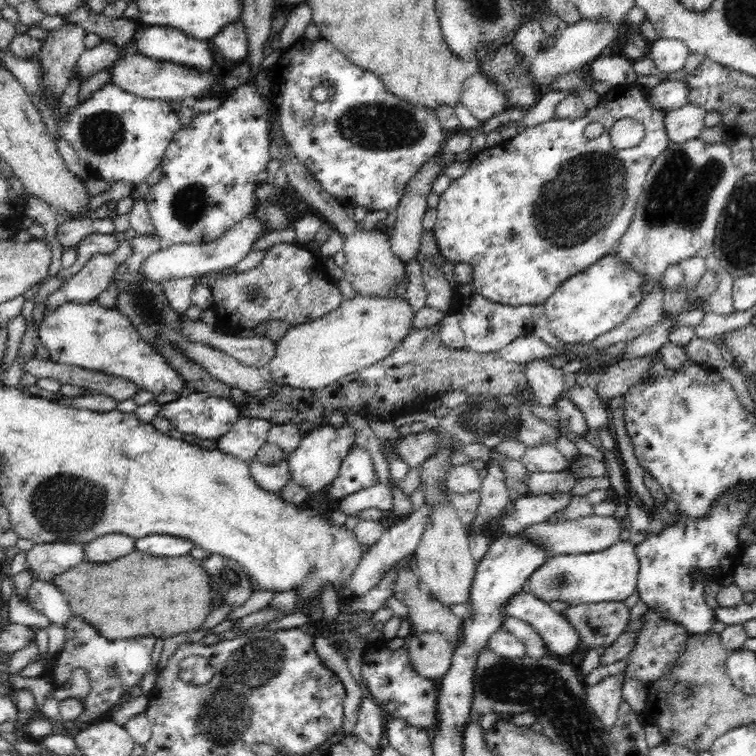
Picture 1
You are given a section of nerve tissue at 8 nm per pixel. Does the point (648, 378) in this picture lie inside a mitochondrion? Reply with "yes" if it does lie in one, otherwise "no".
no

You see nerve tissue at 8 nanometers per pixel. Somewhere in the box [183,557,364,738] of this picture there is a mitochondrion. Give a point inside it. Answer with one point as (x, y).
(266, 653)

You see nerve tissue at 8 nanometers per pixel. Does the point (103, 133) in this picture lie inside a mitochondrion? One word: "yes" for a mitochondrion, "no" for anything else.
yes

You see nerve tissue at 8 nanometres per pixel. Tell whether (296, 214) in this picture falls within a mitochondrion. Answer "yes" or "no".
no

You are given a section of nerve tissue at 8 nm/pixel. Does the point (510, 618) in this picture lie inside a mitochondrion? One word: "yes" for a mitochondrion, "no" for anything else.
no

